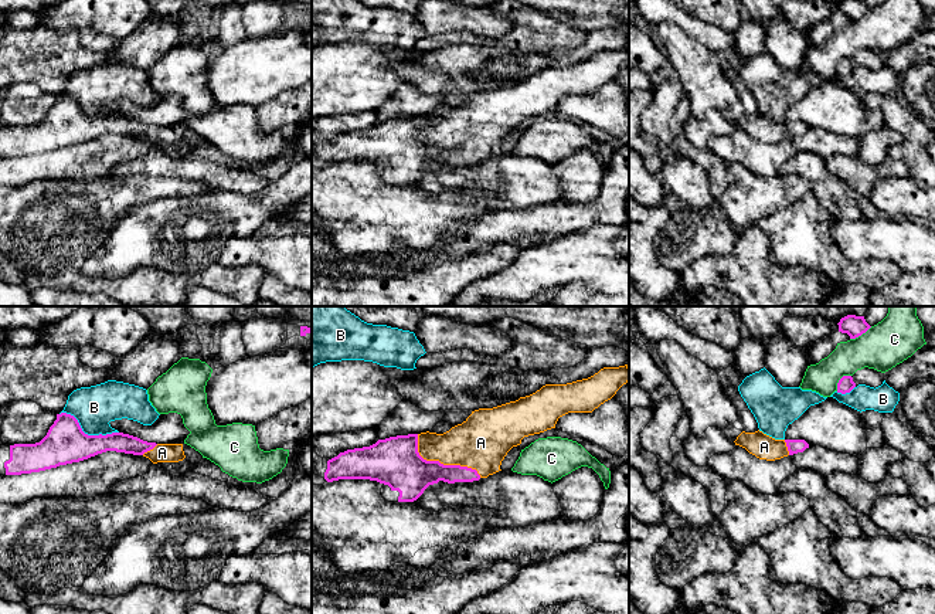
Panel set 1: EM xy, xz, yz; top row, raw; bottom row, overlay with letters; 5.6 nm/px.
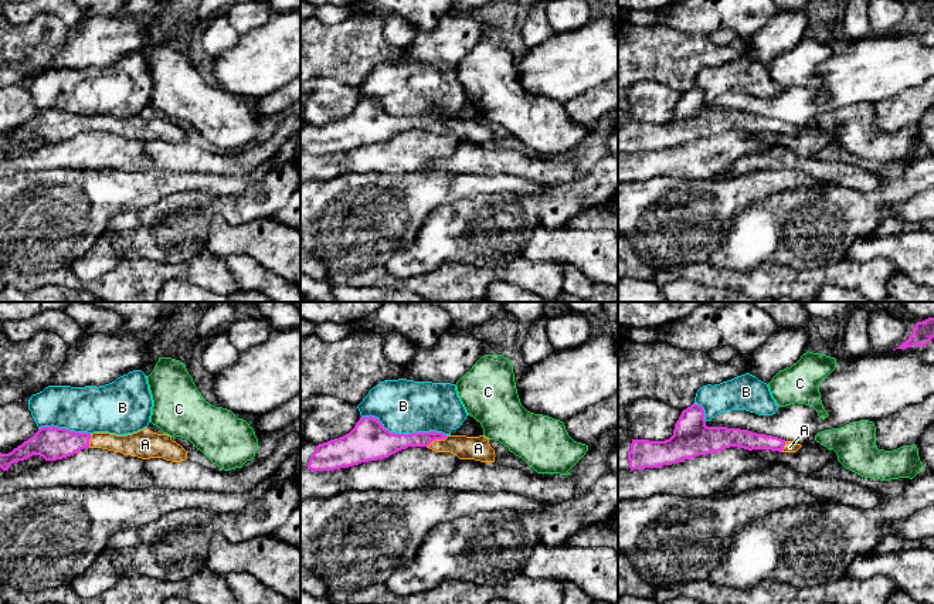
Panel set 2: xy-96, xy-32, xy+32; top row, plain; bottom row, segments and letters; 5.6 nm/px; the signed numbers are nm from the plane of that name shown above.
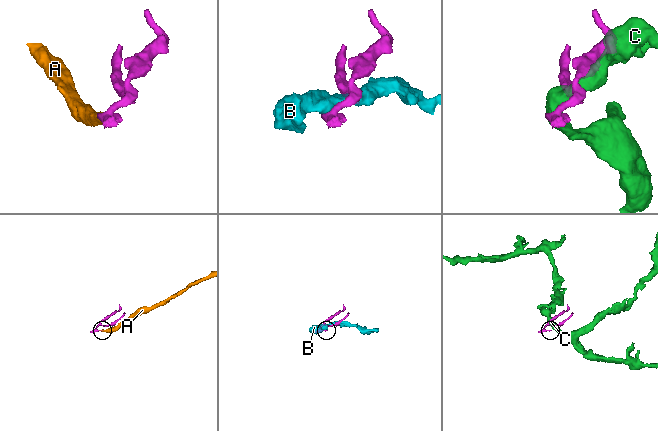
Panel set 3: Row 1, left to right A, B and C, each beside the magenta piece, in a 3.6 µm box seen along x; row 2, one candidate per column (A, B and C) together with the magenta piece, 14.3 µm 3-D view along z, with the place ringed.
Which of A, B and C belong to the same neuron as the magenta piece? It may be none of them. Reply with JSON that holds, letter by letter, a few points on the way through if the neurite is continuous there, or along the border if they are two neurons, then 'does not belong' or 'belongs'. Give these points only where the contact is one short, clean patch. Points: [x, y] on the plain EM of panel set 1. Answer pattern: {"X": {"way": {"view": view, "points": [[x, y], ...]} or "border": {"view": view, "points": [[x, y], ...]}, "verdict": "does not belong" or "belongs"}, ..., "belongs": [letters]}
{"A": {"way": {"view": "xz", "points": [[395, 143], [439, 145], [478, 125]]}, "verdict": "belongs"}, "B": {"verdict": "does not belong"}, "C": {"verdict": "does not belong"}, "belongs": ["A"]}

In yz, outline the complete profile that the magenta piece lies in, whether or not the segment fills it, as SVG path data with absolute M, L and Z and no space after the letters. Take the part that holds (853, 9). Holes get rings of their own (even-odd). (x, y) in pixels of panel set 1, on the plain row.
M842 0L837 7L839 14L847 16L850 21L861 18L871 10L864 0Z

